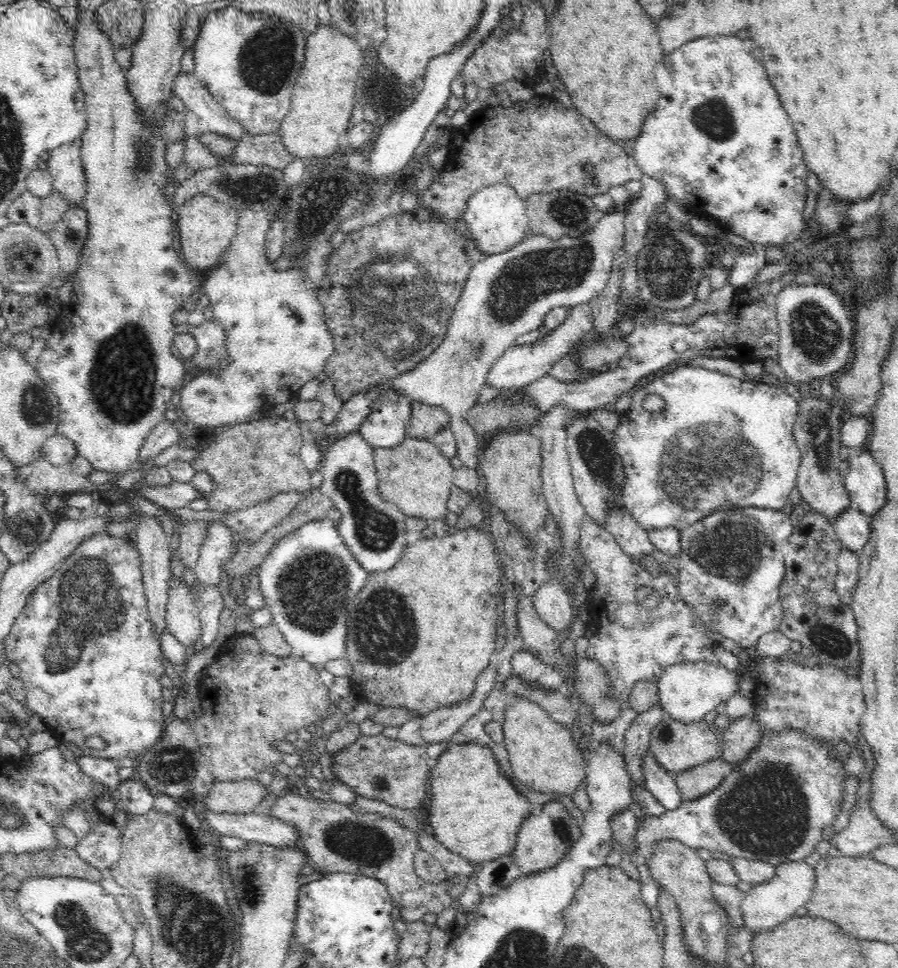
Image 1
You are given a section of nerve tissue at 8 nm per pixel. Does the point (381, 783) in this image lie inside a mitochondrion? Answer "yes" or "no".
yes

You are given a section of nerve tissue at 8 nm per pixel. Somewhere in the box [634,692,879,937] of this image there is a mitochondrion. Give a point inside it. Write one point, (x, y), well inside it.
(765, 812)

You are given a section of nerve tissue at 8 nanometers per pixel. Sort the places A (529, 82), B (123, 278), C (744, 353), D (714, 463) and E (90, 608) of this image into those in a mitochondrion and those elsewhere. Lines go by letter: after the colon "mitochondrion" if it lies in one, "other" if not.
A: other
B: other
C: other
D: mitochondrion
E: mitochondrion

